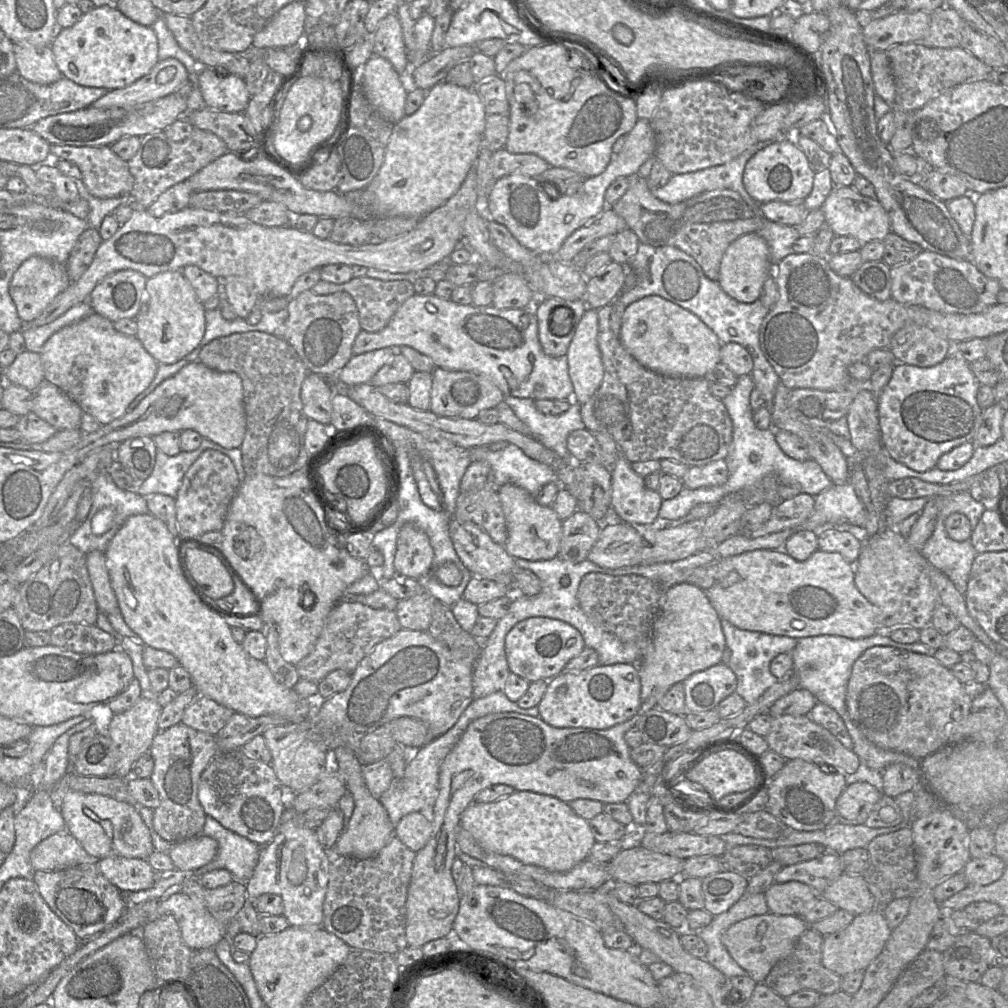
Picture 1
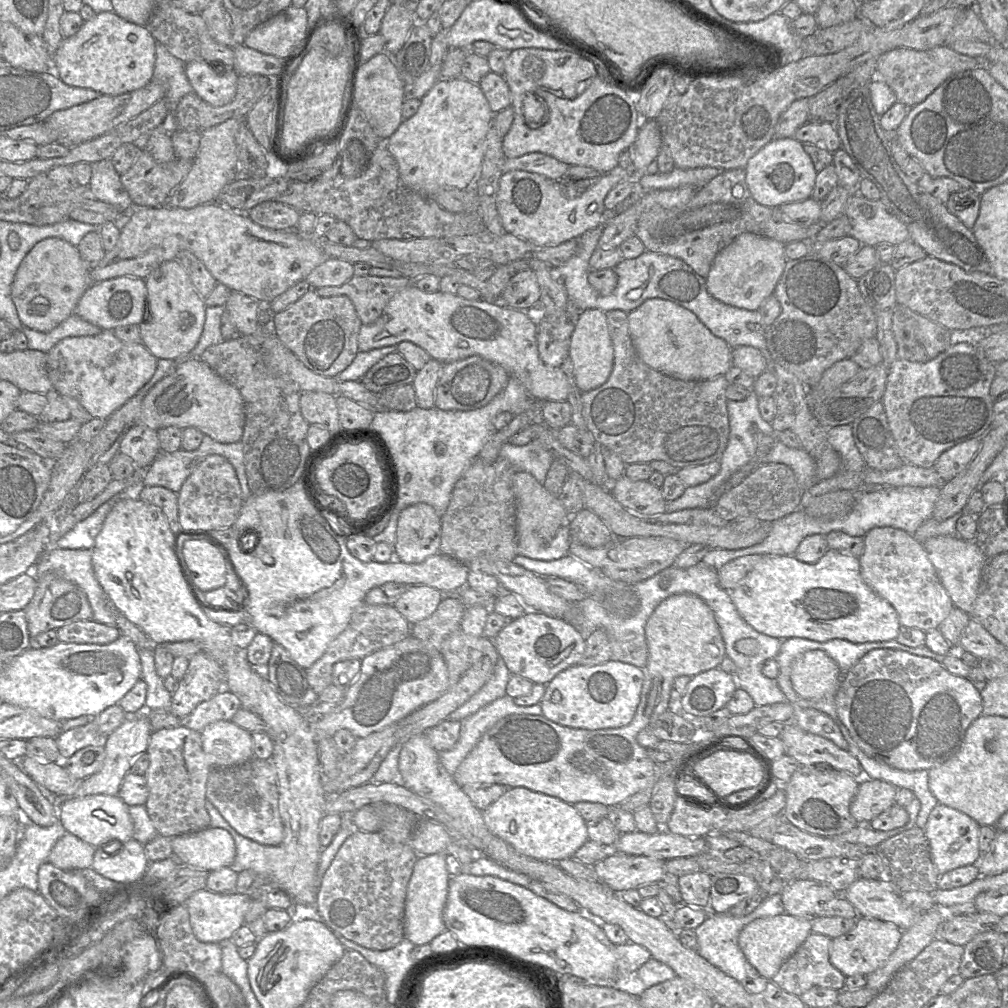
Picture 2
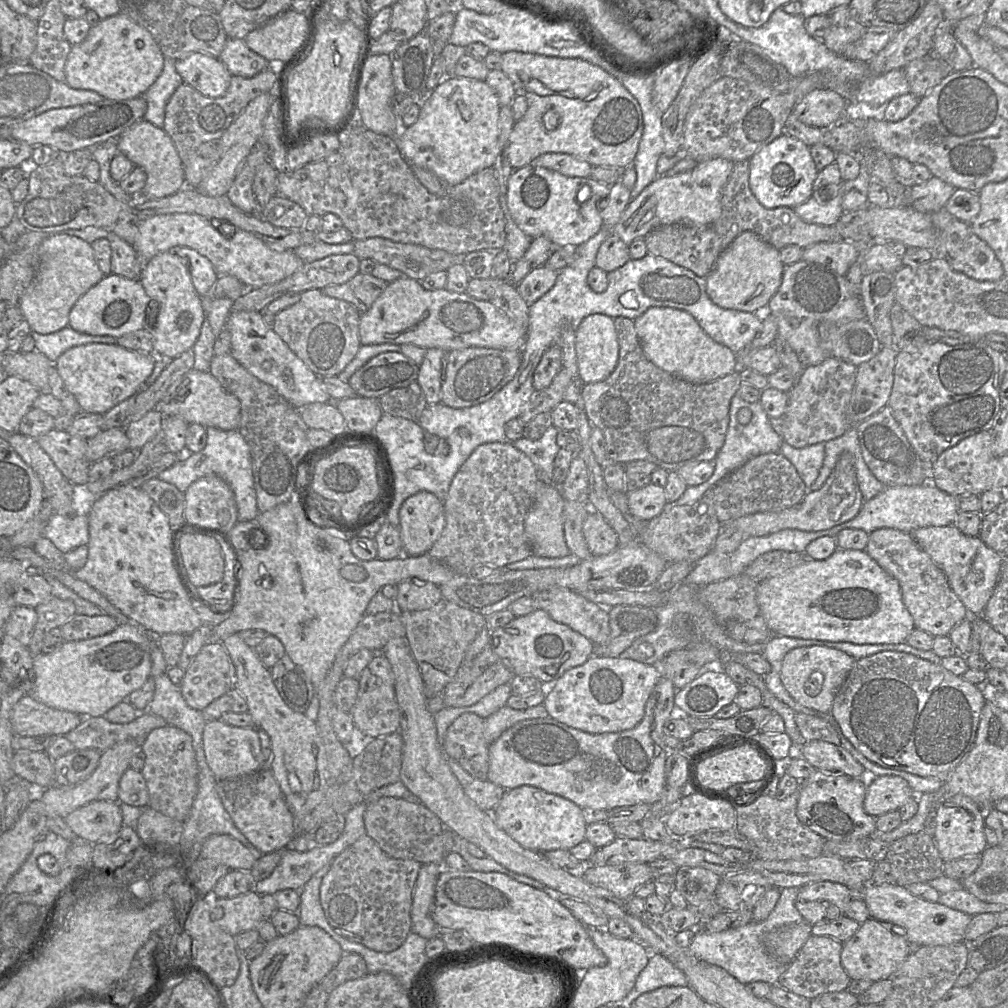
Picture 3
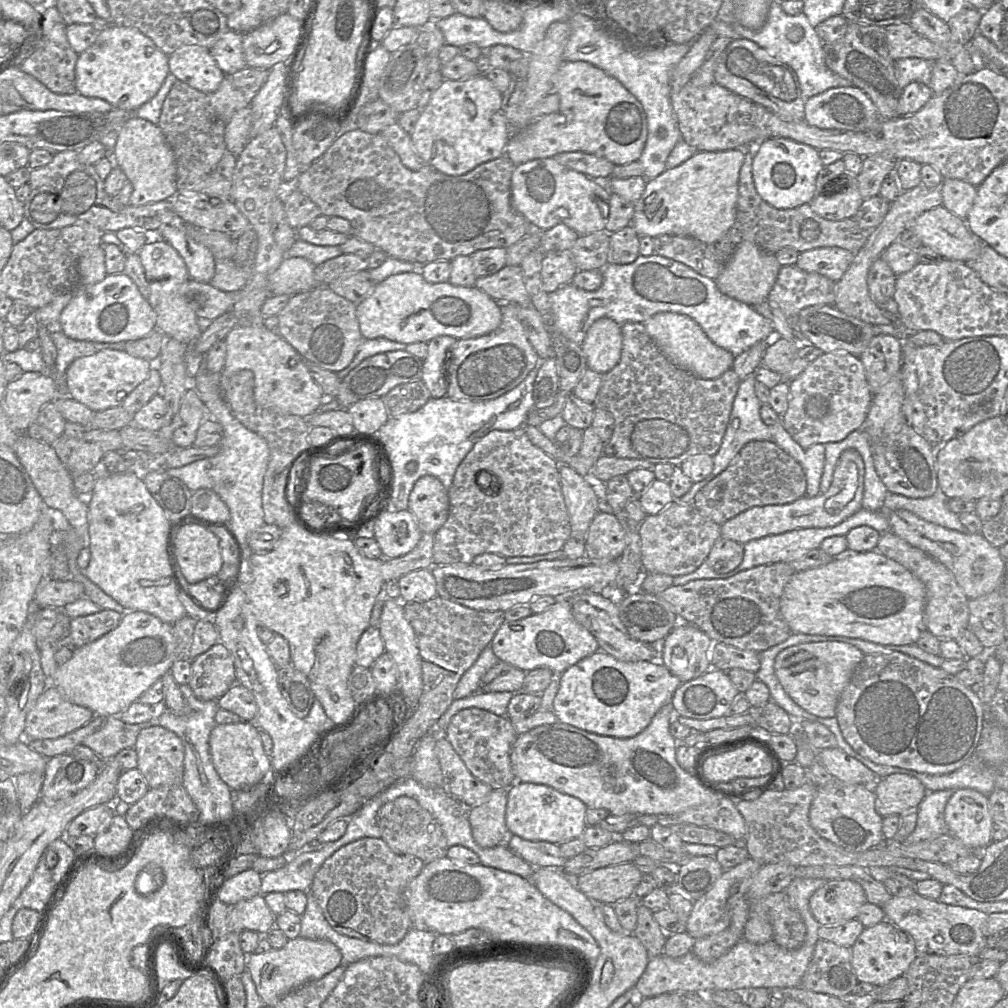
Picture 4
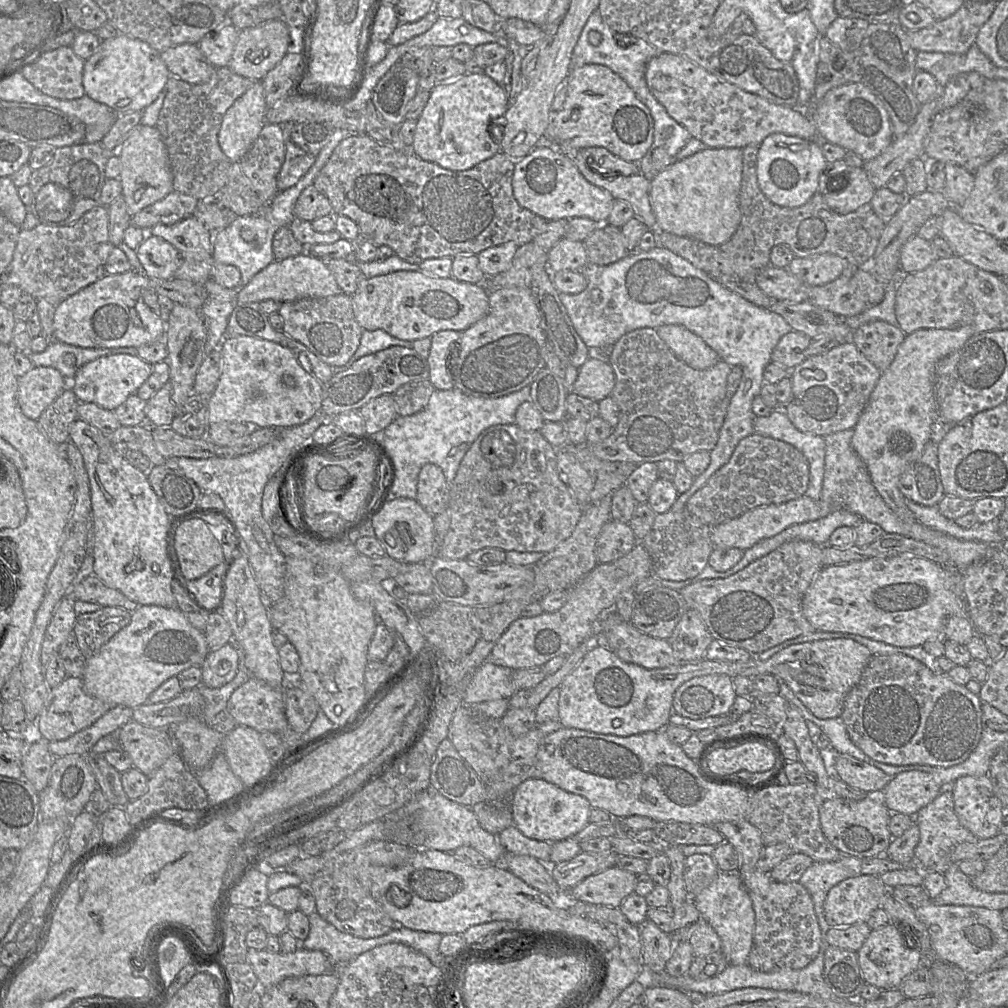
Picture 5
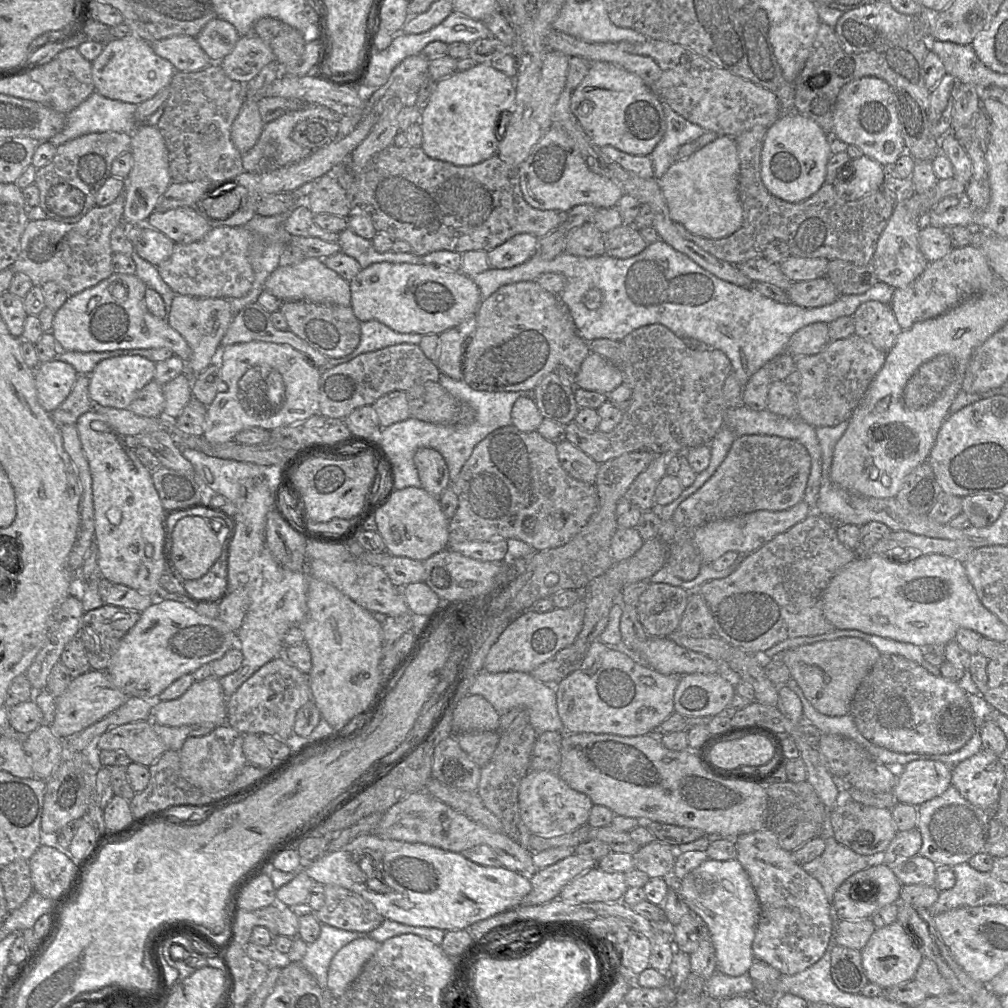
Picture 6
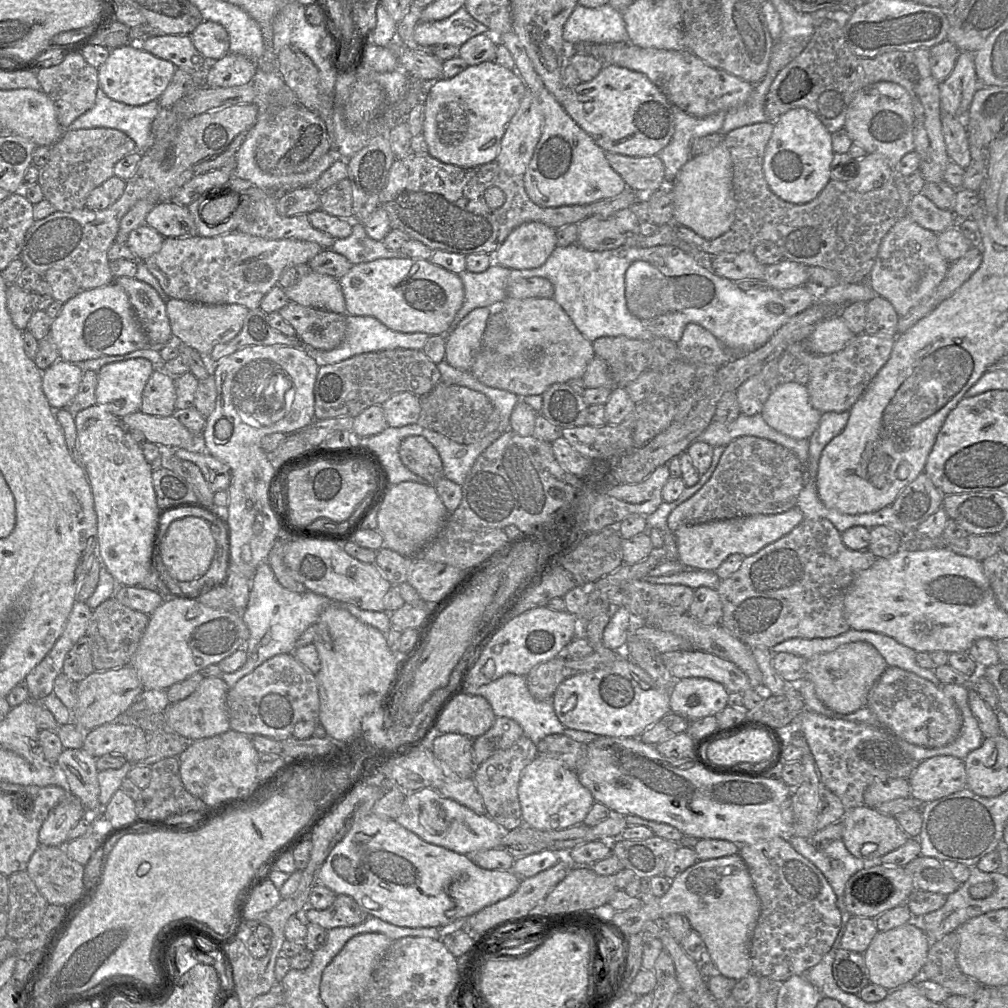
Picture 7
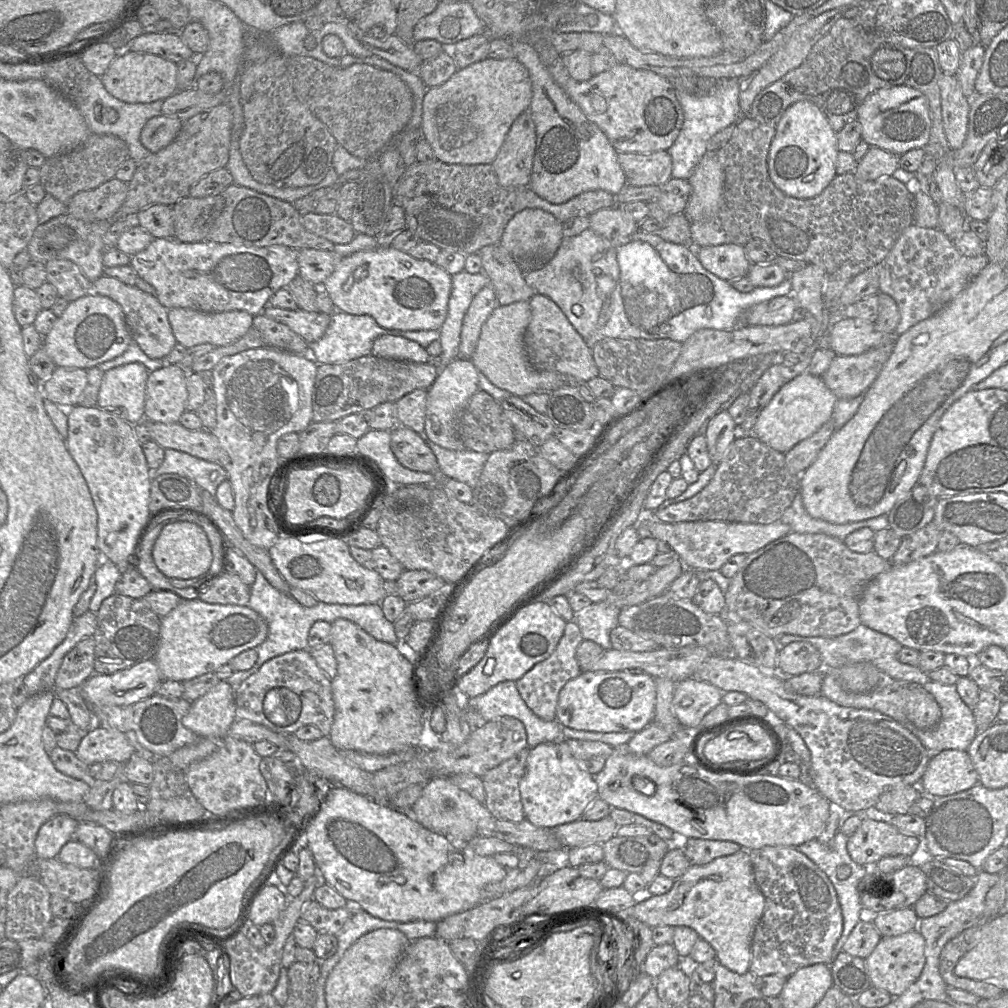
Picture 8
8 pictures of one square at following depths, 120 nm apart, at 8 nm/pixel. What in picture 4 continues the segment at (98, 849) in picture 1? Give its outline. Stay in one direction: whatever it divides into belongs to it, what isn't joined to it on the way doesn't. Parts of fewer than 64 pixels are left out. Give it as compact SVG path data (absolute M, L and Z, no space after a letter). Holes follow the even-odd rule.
M112 804L94 806L76 816L67 826L65 834L72 837L96 836L108 829L114 815Z

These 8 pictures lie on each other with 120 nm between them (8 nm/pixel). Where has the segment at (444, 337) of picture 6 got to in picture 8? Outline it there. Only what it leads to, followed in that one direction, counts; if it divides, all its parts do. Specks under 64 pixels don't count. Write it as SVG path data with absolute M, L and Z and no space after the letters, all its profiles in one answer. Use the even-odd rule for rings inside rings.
M491 284L475 295L463 320L458 358L471 359L480 338L482 326L497 306L499 306L498 300Z

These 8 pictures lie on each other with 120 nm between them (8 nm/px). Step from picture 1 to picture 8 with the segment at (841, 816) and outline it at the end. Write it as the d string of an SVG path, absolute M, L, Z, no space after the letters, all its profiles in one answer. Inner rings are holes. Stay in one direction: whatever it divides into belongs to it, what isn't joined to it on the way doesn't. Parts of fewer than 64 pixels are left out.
M945 750L930 758L917 785L923 794L944 797L966 791L979 783L967 751Z

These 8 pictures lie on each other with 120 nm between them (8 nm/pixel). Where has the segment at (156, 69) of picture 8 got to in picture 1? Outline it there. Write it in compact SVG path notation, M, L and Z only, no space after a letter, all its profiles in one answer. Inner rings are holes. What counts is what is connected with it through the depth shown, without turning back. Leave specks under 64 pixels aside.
M108 5L95 7L84 13L80 20L69 28L58 28L50 47L63 77L86 87L108 90L124 88L148 74L158 62L158 39L154 29L130 20L116 7Z

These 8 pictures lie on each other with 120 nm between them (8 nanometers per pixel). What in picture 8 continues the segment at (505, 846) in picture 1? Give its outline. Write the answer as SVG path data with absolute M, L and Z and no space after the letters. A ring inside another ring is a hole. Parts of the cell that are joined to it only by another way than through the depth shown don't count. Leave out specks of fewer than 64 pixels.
M564 740L541 743L529 750L519 790L525 818L535 827L544 829L580 819L598 798L594 777L579 766Z

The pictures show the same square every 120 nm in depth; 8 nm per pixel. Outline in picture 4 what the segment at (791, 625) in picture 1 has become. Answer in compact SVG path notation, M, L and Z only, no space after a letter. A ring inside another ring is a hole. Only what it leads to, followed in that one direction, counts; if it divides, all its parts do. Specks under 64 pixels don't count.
M877 550L855 552L846 551L826 565L808 570L798 571L786 584L780 600L780 612L784 620L794 634L824 635L824 636L844 636L848 638L858 638L881 645L908 645L915 644L921 633L927 630L923 613L926 602L926 589L924 584L913 575L908 569L898 562L879 553Z

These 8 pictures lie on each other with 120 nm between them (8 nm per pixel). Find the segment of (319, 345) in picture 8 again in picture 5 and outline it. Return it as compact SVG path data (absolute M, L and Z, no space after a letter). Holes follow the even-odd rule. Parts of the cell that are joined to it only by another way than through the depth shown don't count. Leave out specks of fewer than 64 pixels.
M378 329L374 331L363 330L360 345L350 360L343 366L331 366L333 375L347 370L354 362L363 356L376 353L392 346L413 347L413 341L401 340Z

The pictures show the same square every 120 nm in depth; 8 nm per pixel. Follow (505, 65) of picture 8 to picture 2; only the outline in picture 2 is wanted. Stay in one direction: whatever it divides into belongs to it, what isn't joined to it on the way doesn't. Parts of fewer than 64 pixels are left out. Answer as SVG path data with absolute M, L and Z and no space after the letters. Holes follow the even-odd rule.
M464 78L439 79L421 99L418 111L411 118L403 120L387 140L388 150L397 162L404 184L425 196L433 196L444 188L465 189L472 181L477 181L483 161L484 142L494 115L479 84Z

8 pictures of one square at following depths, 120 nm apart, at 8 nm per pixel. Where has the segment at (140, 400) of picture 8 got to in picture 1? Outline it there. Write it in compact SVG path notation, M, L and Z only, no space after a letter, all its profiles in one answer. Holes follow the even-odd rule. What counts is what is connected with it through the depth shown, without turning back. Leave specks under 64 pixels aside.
M93 313L54 333L40 353L45 380L67 394L84 413L106 425L122 417L130 403L148 388L159 363L136 336L118 332L113 322Z

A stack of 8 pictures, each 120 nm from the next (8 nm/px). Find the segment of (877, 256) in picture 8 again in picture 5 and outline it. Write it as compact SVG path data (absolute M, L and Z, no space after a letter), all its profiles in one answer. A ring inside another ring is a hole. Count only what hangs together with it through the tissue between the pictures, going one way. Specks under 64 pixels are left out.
M748 145L743 148L742 180L739 194L740 223L733 236L724 244L709 245L702 241L689 237L678 236L669 232L658 231L658 244L673 253L689 261L694 267L704 271L709 276L736 276L744 278L748 272L757 272L770 265L770 251L780 244L788 246L795 257L809 257L819 254L834 254L844 258L853 268L868 265L868 259L874 255L882 232L886 226L886 220L879 217L870 203L860 206L857 210L848 214L837 214L824 202L823 195L815 193L804 205L796 208L781 207L768 200L759 188L757 180L757 155L758 147Z

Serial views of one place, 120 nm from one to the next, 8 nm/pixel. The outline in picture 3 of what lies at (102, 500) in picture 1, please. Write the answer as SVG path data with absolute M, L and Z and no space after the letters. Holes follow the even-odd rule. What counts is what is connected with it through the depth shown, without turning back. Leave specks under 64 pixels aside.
M53 514L44 528L43 536L49 539L63 554L89 541L88 516L62 516Z

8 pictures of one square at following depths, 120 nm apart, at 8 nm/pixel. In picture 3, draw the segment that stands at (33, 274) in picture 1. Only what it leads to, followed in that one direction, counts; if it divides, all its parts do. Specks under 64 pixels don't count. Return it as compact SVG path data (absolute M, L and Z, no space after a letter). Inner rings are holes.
M62 233L45 238L38 246L39 266L34 280L18 302L31 330L42 335L57 332L69 322L69 313L77 300L104 276L99 269L91 244Z

